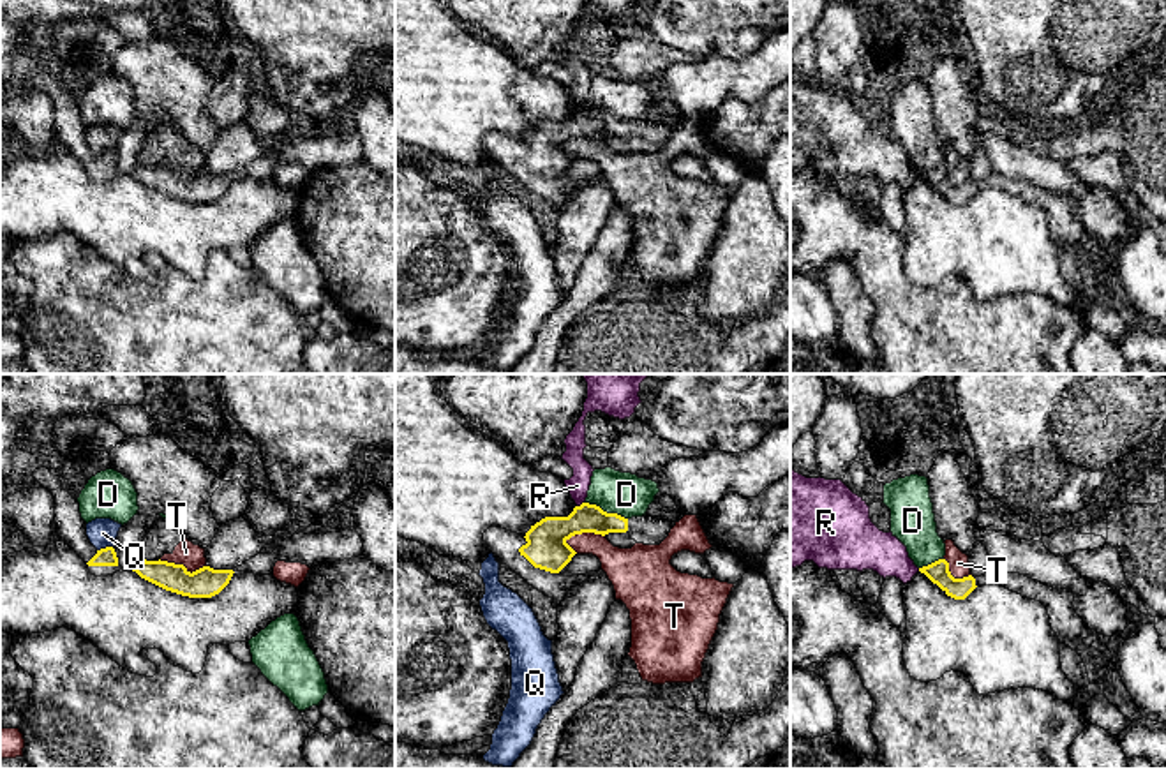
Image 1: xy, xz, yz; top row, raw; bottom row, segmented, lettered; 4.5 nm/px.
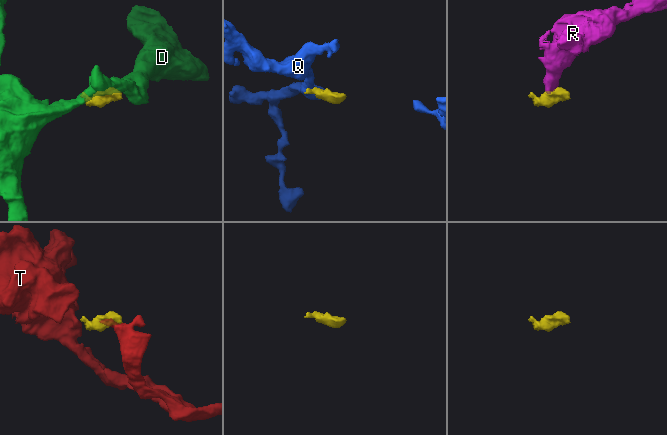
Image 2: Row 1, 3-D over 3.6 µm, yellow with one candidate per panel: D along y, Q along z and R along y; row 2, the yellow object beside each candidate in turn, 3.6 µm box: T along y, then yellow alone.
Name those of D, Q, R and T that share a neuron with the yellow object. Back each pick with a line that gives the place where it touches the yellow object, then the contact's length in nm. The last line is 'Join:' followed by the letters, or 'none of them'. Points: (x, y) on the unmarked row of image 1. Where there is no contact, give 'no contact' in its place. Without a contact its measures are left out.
R: meets yellow in xz at (581, 110); contact 40 nm long
Join: R

